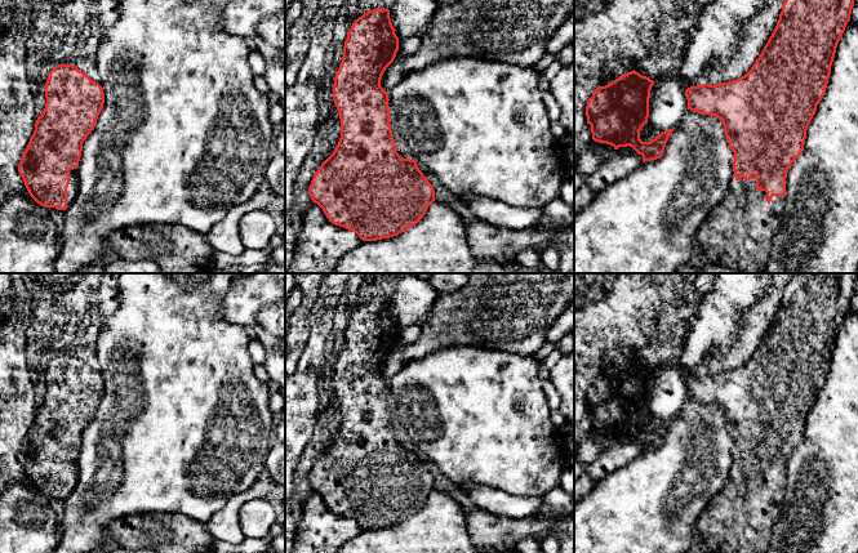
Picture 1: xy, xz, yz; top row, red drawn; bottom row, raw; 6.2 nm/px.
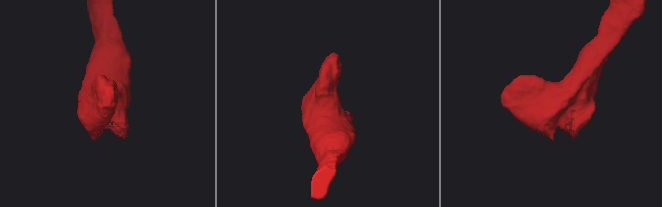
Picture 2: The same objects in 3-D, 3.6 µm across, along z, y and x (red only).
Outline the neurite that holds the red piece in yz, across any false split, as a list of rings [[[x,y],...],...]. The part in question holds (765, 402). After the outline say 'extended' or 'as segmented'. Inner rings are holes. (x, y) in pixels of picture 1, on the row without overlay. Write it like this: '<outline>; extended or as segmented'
[[[796,273],[782,294],[772,325],[744,365],[685,379],[688,398],[723,410],[734,441],[734,463],[725,487],[710,500],[695,522],[697,539],[707,552],[768,552],[784,501],[787,460],[804,438],[808,415],[826,382],[857,278],[858,273]]]; extended

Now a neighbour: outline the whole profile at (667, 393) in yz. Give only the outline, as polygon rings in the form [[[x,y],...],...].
[[[671,365],[657,369],[650,379],[648,411],[640,419],[640,428],[650,431],[662,420],[680,412],[688,400],[685,379]]]

